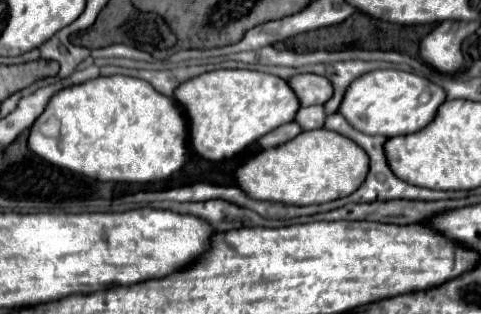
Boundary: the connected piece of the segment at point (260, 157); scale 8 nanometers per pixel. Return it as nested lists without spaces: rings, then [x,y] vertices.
[[[325,128],[301,132],[297,138],[263,150],[237,170],[239,188],[257,200],[275,200],[295,206],[323,204],[353,194],[369,172],[367,152],[353,140]]]

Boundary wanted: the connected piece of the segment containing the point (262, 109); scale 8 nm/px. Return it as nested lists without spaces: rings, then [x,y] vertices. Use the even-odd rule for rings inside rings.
[[[215,70],[201,76],[195,76],[187,82],[183,82],[175,90],[177,102],[185,108],[189,122],[191,122],[191,146],[197,154],[201,154],[205,160],[229,160],[235,154],[243,152],[249,144],[257,142],[261,136],[269,134],[271,130],[291,122],[301,108],[295,92],[291,86],[273,74],[263,74],[257,70]]]

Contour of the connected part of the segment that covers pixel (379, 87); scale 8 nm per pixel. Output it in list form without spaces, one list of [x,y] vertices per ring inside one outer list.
[[[373,70],[369,74],[363,74],[361,78],[357,78],[357,82],[353,82],[353,86],[349,86],[339,112],[345,114],[353,128],[365,134],[381,134],[393,138],[423,130],[435,118],[445,98],[447,94],[441,86],[413,72]]]

